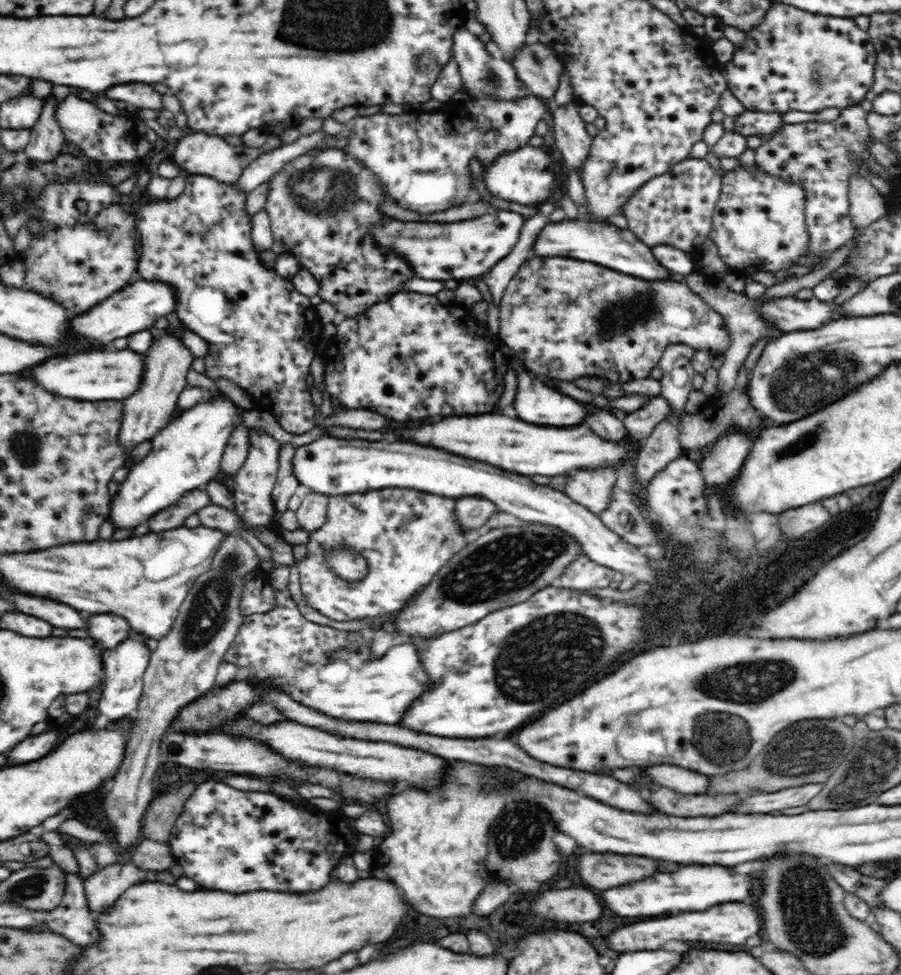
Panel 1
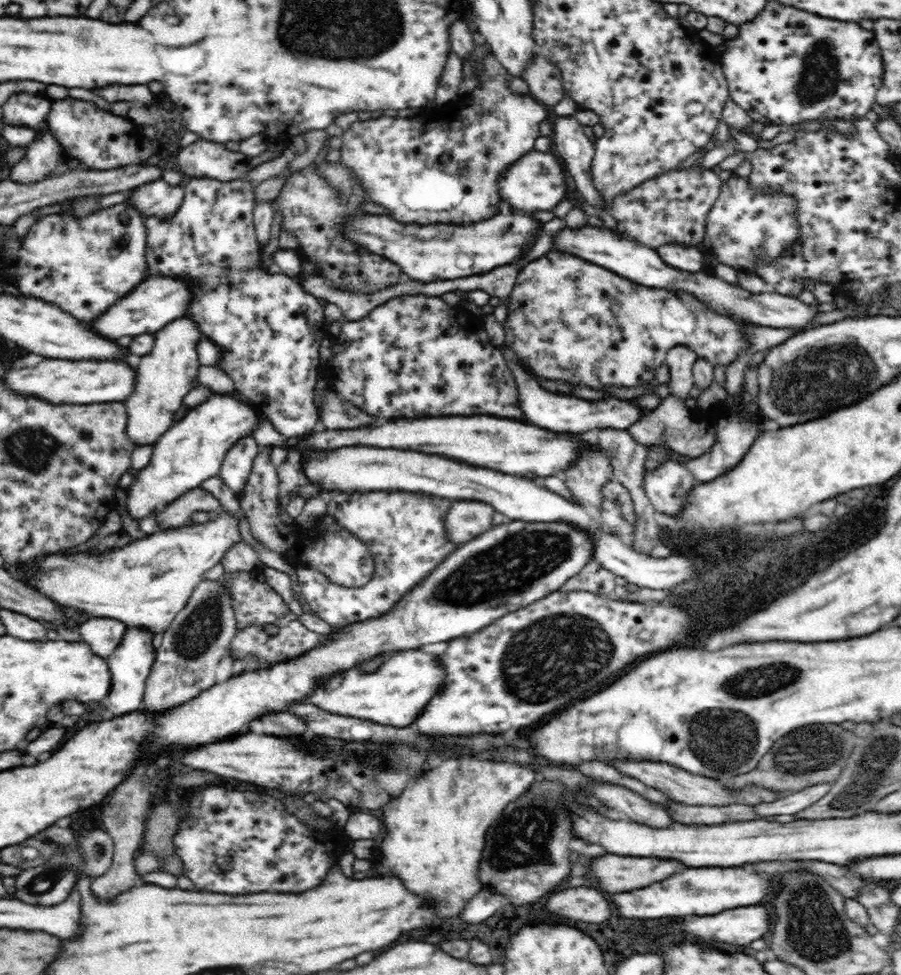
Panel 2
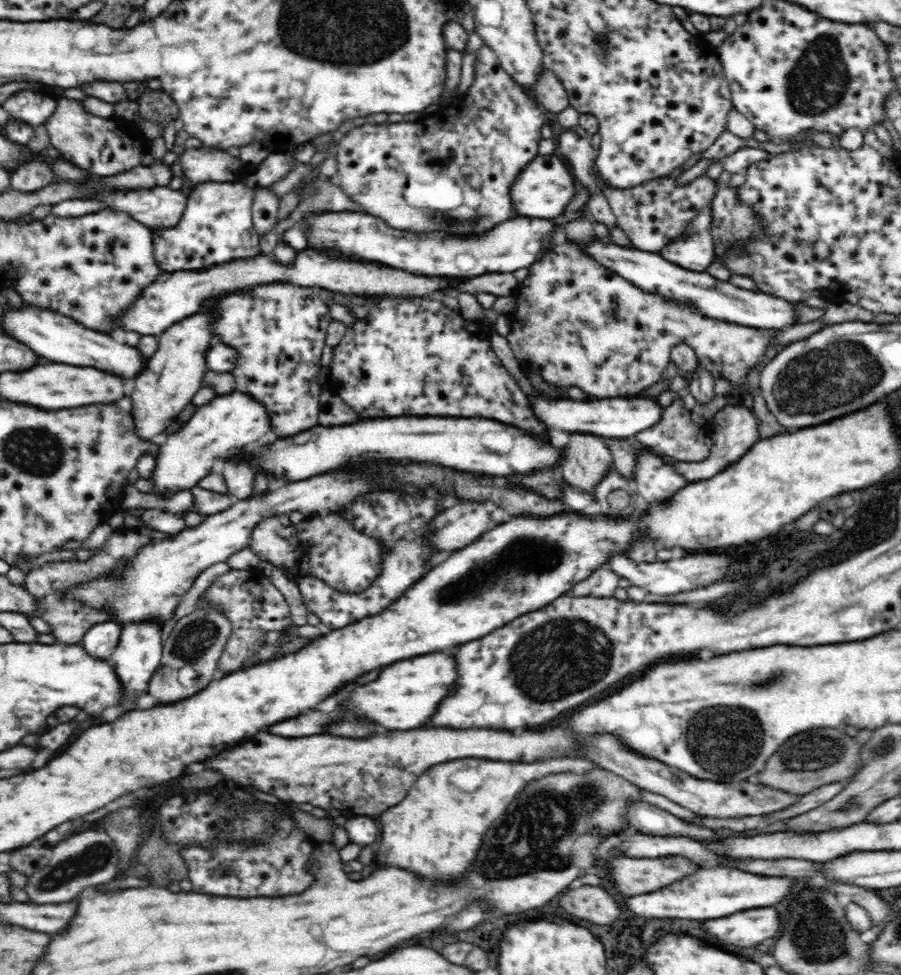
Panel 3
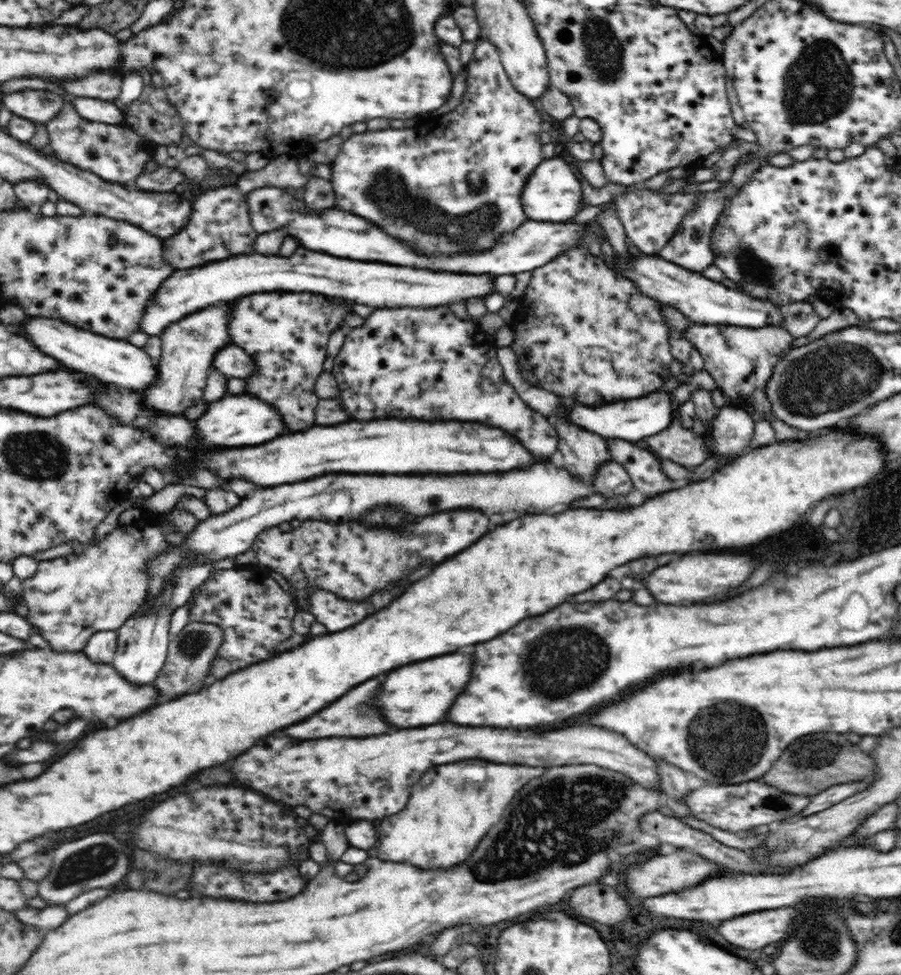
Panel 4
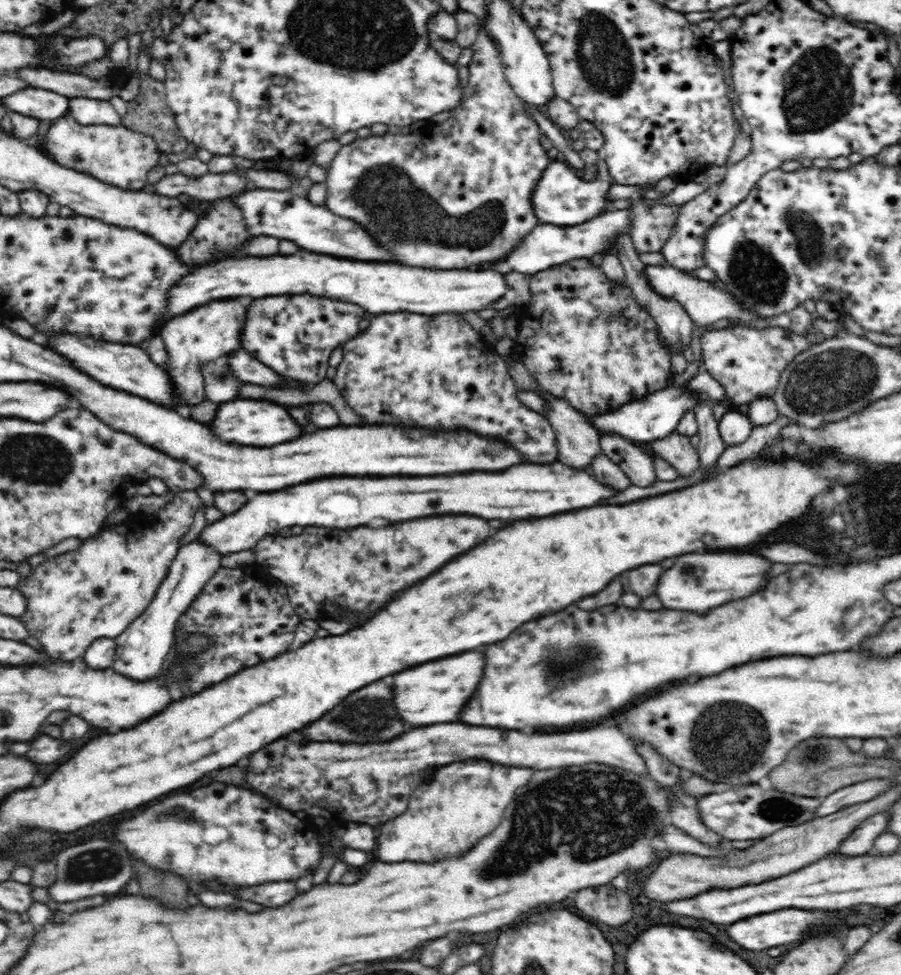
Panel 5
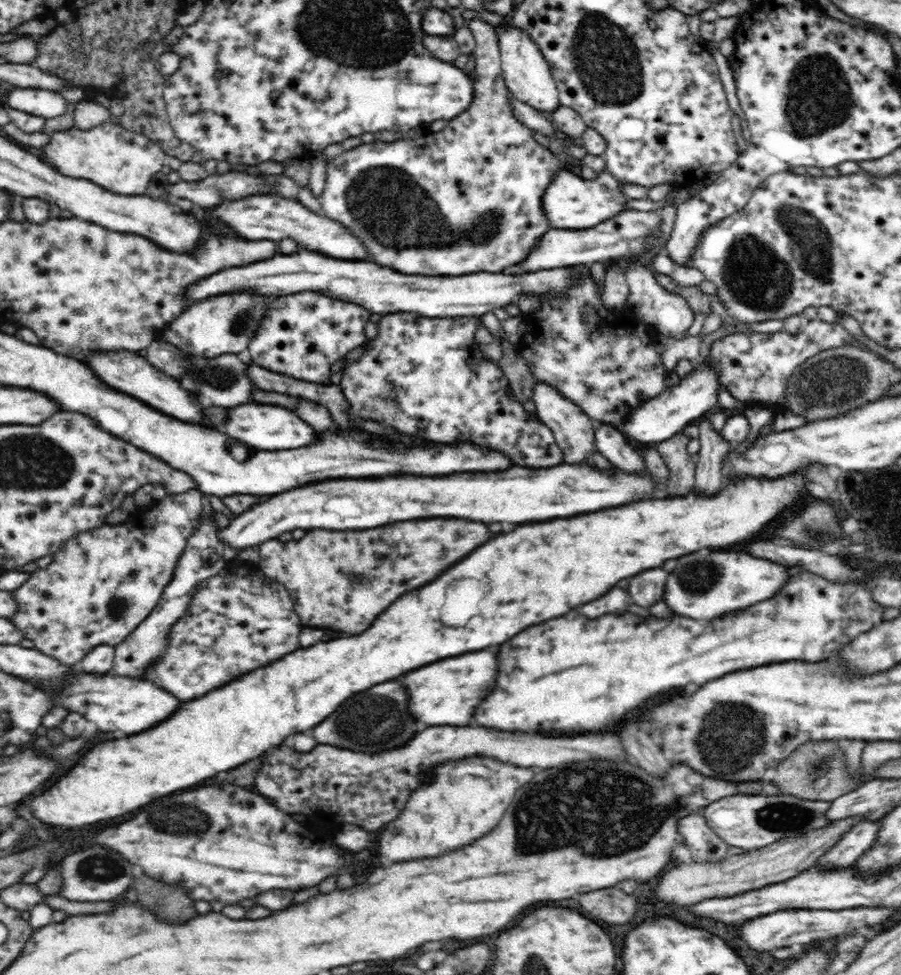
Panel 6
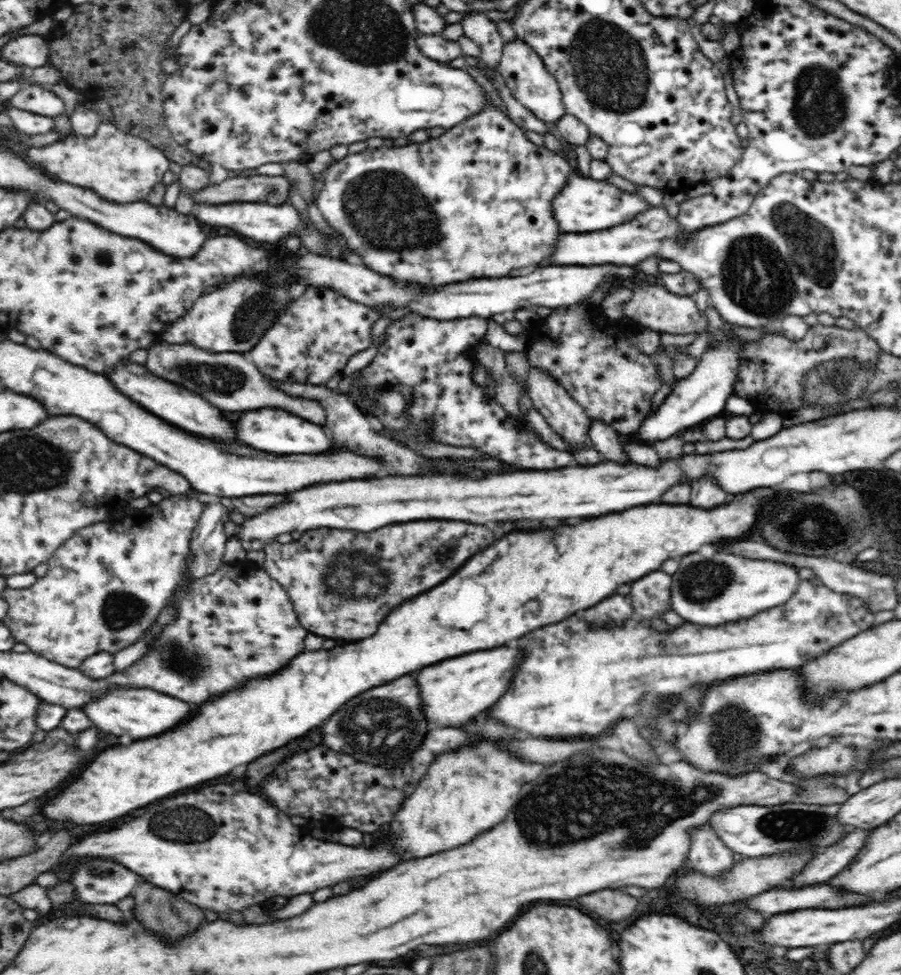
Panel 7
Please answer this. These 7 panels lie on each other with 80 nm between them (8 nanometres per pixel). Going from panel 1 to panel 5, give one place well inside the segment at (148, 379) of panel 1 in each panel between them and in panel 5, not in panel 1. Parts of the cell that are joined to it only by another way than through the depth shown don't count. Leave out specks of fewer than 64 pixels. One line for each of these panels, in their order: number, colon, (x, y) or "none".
2: (165, 375)
3: (171, 377)
4: (189, 345)
5: (210, 331)

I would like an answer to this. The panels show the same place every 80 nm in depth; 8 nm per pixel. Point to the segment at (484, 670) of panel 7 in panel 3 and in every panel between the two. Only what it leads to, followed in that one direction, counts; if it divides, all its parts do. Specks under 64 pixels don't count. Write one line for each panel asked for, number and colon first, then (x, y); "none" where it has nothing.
3: (406, 695)
4: (420, 694)
5: (432, 693)
6: (447, 693)

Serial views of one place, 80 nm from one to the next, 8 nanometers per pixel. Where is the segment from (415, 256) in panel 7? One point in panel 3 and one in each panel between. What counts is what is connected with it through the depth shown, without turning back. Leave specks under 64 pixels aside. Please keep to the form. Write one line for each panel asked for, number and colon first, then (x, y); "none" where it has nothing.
3: (402, 173)
4: (456, 192)
5: (460, 195)
6: (468, 199)

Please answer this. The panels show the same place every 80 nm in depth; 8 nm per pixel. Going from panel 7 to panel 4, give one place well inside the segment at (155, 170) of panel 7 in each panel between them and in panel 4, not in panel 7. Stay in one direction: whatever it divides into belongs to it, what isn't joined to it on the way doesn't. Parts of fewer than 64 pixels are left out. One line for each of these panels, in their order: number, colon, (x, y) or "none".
4: (118, 154)
5: (120, 156)
6: (121, 161)

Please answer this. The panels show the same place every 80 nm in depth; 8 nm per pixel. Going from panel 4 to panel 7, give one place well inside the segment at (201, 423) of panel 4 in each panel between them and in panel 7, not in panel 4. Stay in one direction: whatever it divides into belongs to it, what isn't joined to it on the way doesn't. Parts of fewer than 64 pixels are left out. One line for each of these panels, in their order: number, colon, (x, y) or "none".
5: (251, 422)
6: (267, 427)
7: (271, 429)

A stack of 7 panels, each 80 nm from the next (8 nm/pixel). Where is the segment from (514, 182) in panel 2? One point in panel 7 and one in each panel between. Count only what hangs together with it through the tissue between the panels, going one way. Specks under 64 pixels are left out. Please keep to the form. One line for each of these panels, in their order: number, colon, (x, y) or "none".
3: (543, 190)
4: (553, 194)
5: (561, 198)
6: (570, 202)
7: (583, 205)

